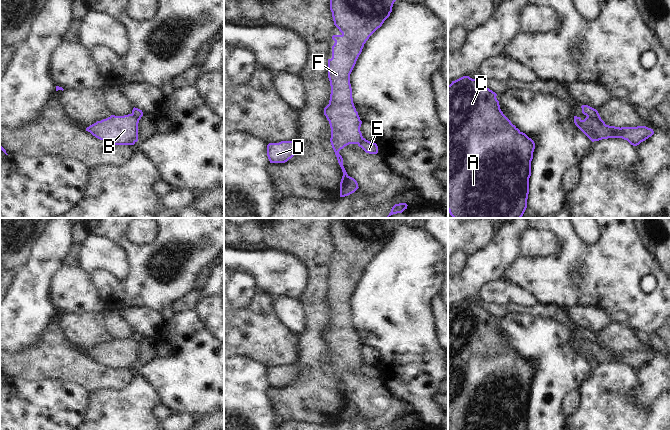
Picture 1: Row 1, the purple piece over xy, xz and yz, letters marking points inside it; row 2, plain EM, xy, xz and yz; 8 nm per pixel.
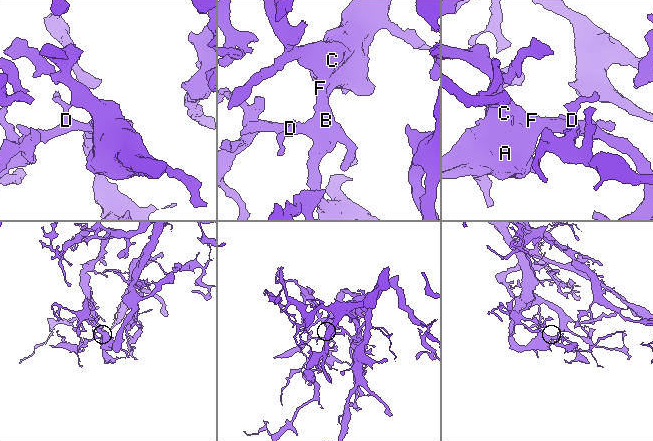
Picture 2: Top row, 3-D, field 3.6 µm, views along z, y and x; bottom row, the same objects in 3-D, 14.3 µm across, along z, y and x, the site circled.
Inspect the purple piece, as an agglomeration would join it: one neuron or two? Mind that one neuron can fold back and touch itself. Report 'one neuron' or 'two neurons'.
two neurons

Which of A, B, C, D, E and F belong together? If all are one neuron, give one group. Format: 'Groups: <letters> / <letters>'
Groups: A B C D F / E.

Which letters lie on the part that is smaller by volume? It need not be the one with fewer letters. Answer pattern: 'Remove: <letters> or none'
Remove: E

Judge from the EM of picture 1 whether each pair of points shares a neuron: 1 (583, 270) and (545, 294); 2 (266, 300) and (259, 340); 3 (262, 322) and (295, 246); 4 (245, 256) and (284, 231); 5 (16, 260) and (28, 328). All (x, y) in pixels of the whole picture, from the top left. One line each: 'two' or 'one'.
1: one
2: one
3: two
4: two
5: two

